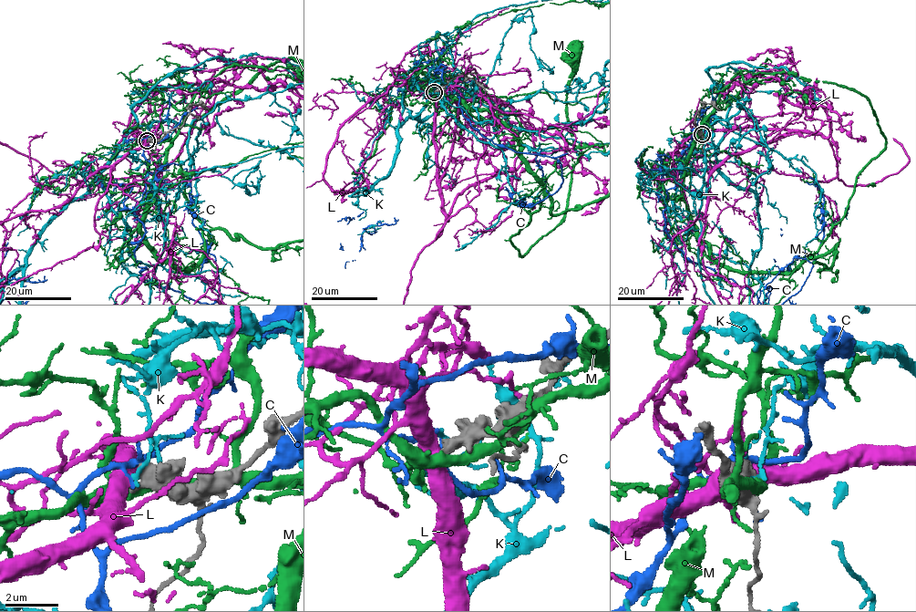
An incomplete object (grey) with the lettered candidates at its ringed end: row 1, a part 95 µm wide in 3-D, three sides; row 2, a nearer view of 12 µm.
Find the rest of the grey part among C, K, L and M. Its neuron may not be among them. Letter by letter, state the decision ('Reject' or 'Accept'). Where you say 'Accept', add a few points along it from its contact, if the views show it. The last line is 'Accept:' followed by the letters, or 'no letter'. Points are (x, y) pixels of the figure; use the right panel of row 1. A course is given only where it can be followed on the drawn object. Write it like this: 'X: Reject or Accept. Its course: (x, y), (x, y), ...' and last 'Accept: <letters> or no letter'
C: Reject
K: Reject
L: Reject
M: Reject
Accept: no letter

